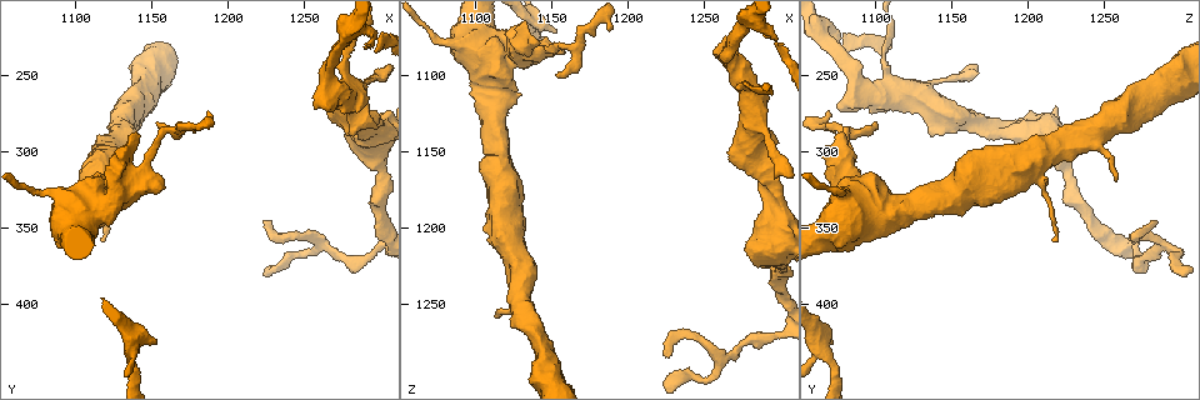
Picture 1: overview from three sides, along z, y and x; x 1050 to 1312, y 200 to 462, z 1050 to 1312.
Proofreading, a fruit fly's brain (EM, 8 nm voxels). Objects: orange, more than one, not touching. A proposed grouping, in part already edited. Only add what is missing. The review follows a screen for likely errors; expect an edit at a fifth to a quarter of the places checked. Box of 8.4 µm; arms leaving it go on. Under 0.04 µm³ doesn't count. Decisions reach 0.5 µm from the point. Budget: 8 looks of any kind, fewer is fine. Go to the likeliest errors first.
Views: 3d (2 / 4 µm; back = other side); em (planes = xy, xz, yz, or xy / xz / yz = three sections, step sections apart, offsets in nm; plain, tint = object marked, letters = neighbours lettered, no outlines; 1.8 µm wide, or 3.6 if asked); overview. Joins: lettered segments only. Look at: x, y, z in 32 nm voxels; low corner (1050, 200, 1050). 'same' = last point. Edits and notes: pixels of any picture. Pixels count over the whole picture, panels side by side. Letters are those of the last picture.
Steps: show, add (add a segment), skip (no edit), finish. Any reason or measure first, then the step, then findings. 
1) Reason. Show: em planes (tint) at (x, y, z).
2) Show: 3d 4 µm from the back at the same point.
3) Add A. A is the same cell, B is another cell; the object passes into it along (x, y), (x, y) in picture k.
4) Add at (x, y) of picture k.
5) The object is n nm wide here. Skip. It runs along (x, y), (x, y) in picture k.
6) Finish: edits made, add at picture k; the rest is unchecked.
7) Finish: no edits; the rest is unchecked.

An open end. Show: em planes (letters) at (1186, 274, 1070).

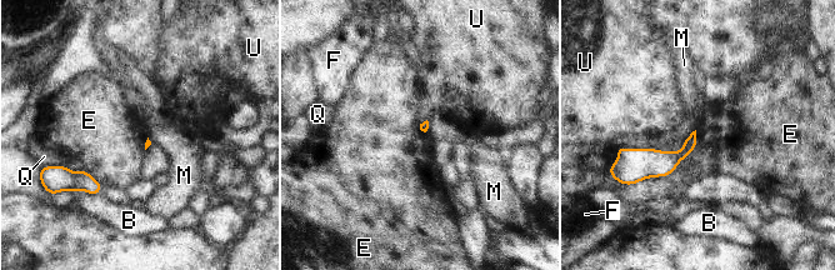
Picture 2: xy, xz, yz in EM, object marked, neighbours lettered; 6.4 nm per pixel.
Skip. B, E, F, M, Q and U are other cells; a border runs along (696, 130), (696, 145), (676, 166) in picture 2; no lettered segment goes on from it.

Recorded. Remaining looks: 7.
Show: 3d 4 µm at (1226, 344, 1284).

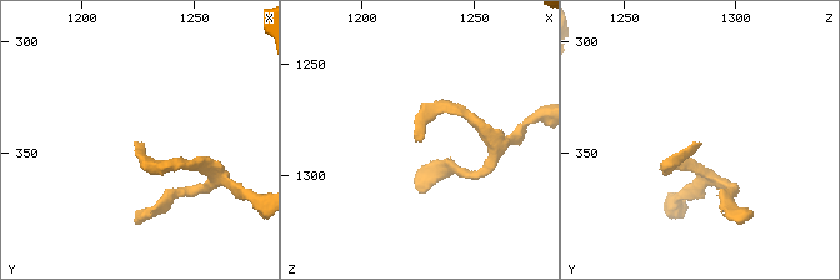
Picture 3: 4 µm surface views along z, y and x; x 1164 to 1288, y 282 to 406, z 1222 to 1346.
Need the tissue. Show: em xy step 8 (tint) at (1225, 346, 1284).

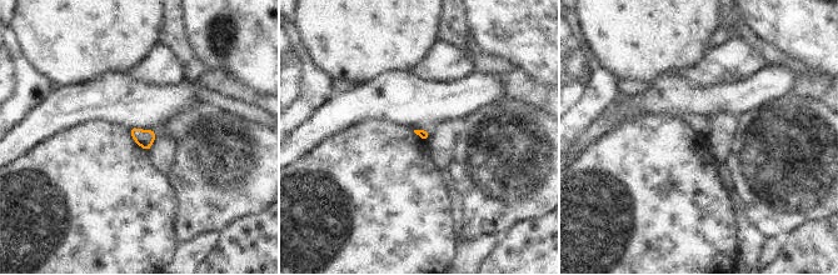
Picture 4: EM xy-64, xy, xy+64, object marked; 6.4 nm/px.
Another direction. Show: em planes (letters) at the same point.

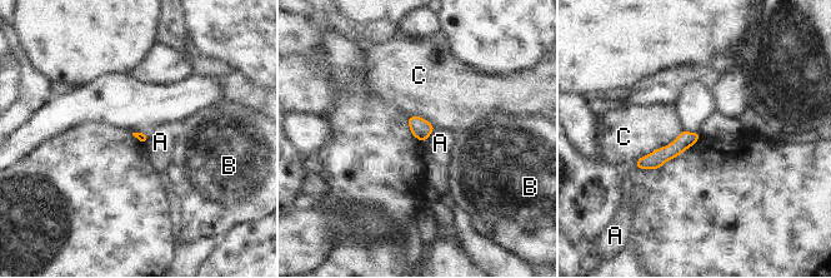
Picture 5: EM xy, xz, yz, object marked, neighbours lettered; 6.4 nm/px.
Skip. A, B and C are other cells; it runs along (695, 135), (656, 159), (639, 164) in picture 5; none of them fits.

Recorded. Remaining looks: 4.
Show: 3d 4 µm at (1114, 316, 1256).

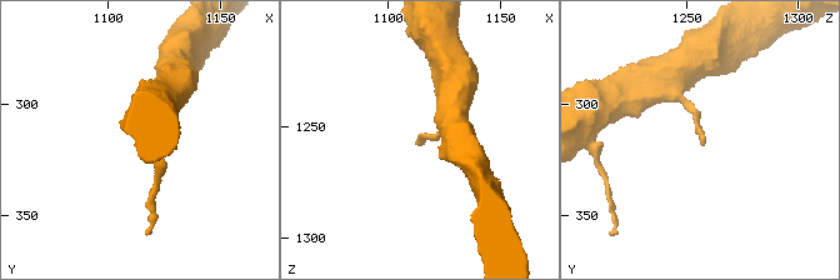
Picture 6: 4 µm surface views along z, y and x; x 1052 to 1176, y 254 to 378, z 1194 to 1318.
Now the EM. Show: em planes (plain) at (1113, 318, 1256).

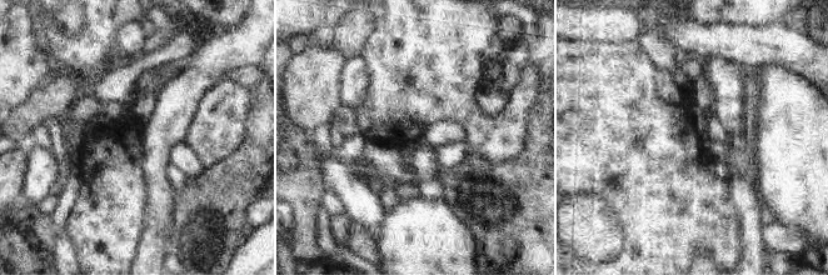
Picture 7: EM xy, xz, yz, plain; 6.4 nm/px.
See the neighbours. Show: em planes (letters) at the same point.

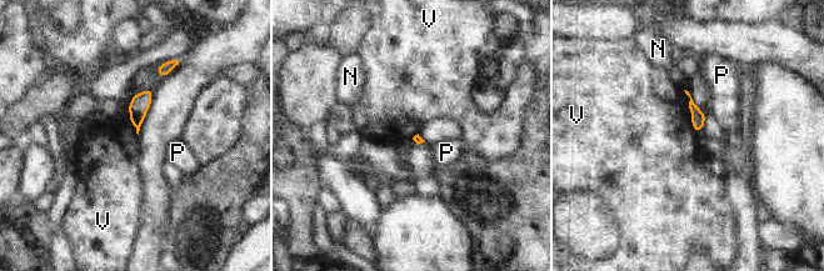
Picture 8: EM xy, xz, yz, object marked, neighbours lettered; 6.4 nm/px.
Skip. N, P and V are other cells; a border runs along (683, 90), (689, 98), (695, 133) in picture 8; none of them fits.

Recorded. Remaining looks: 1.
Finish: no edits; the rest is unchecked.

